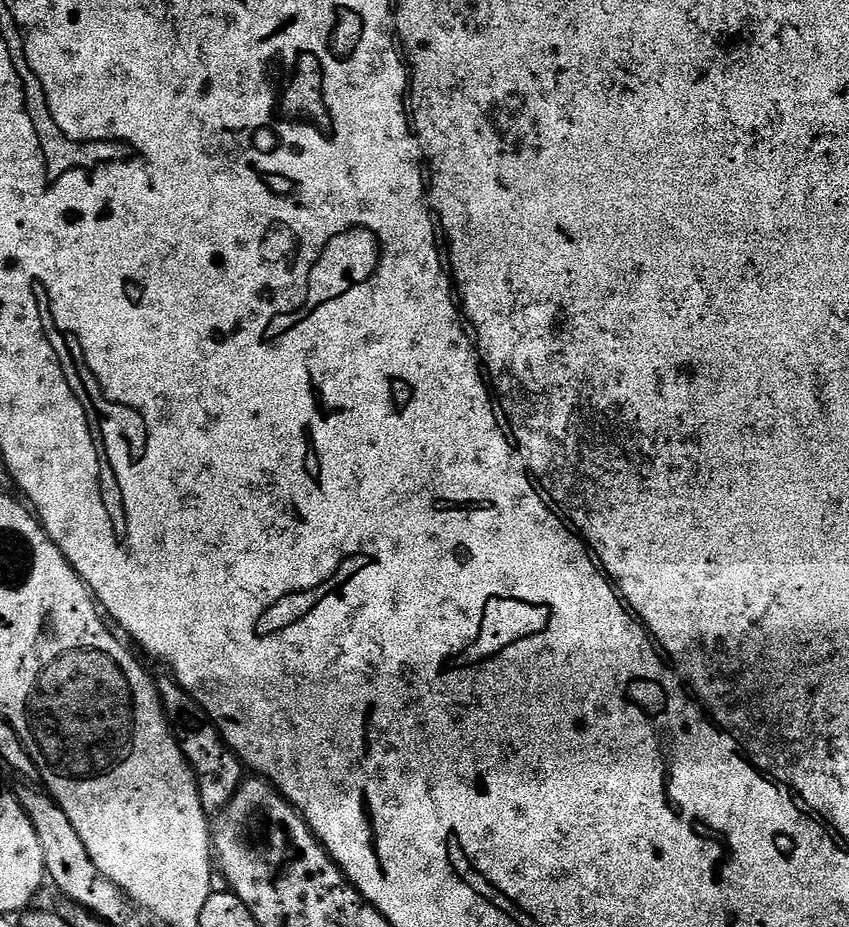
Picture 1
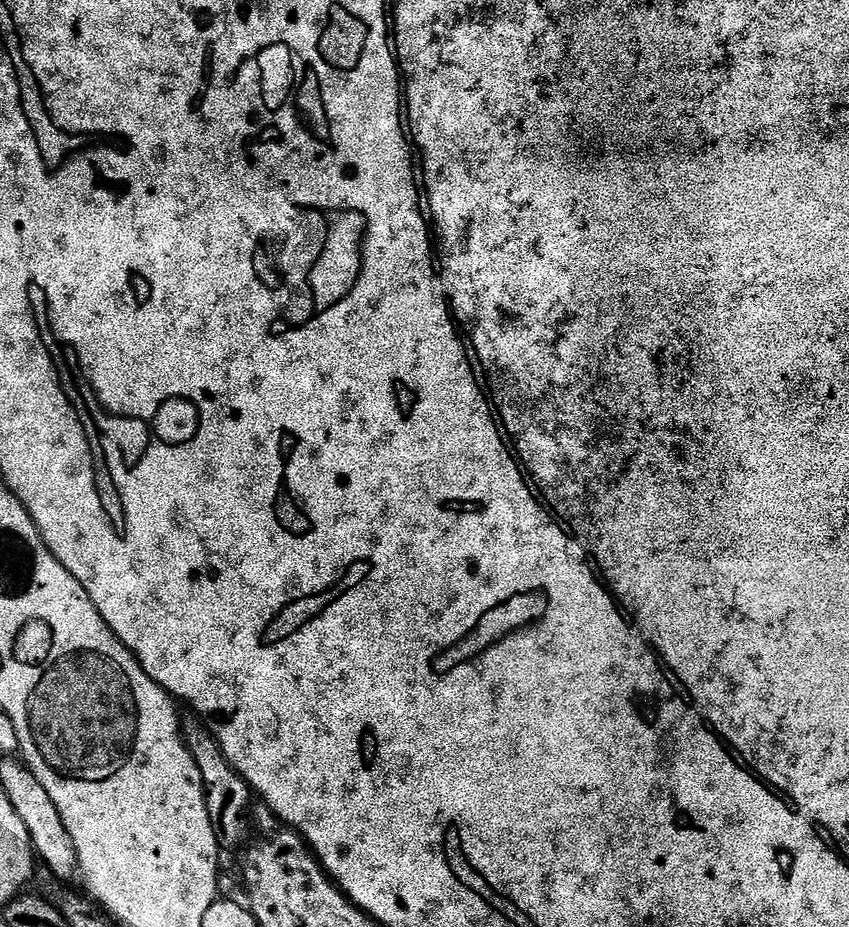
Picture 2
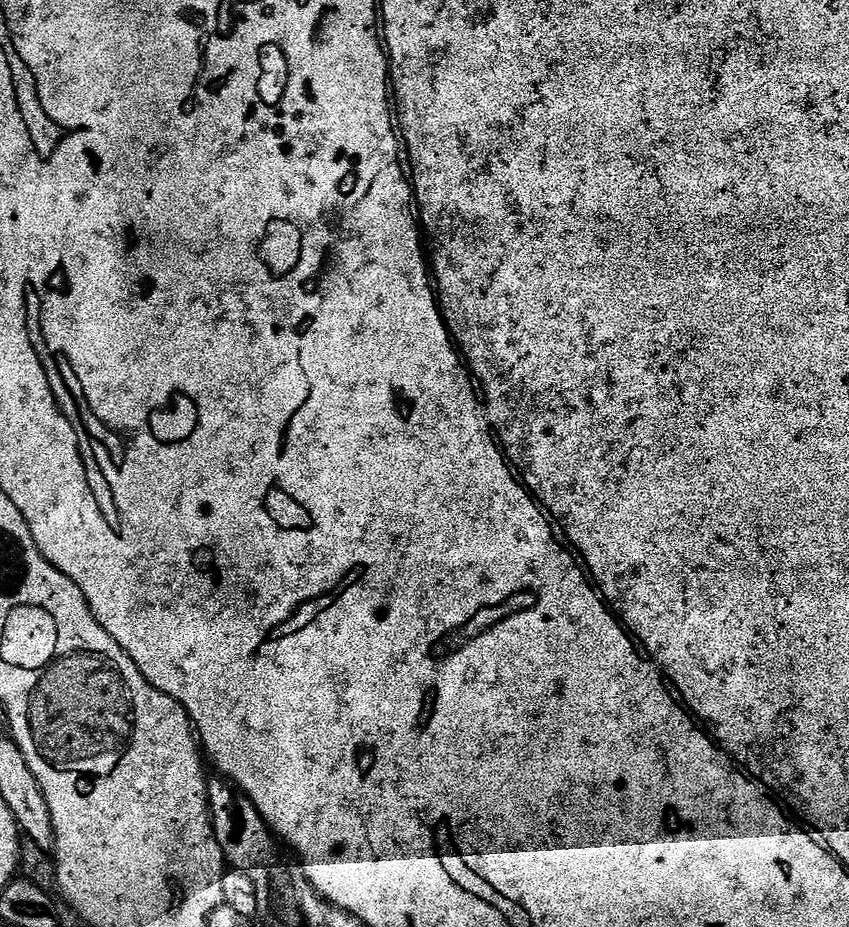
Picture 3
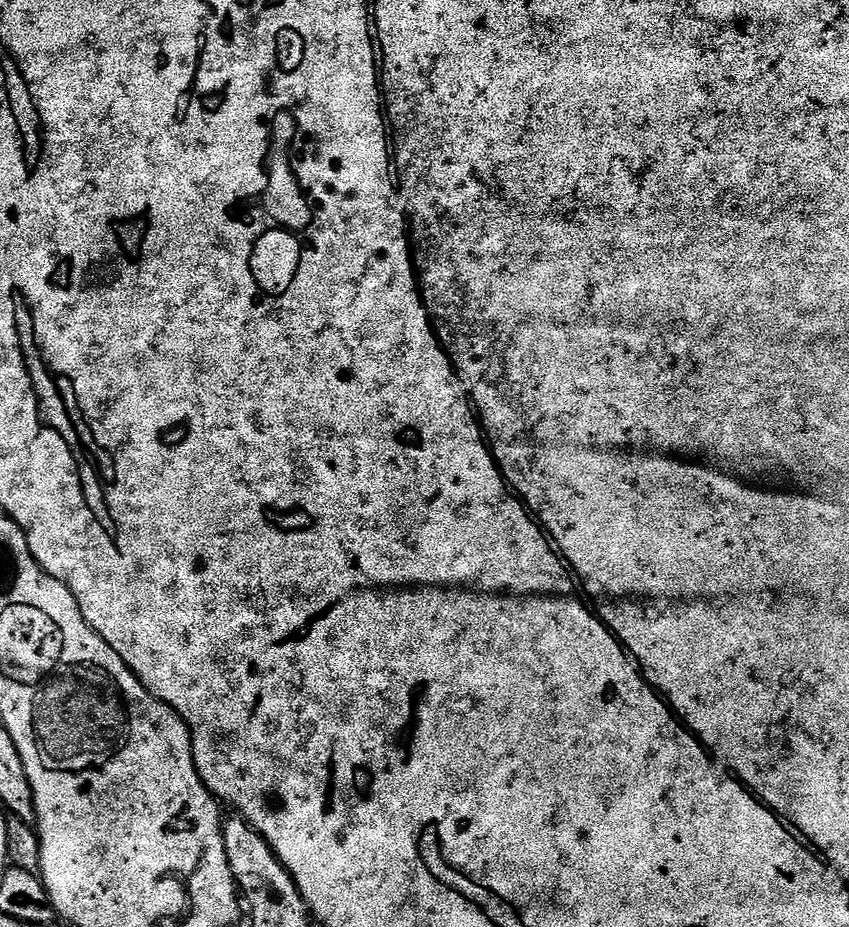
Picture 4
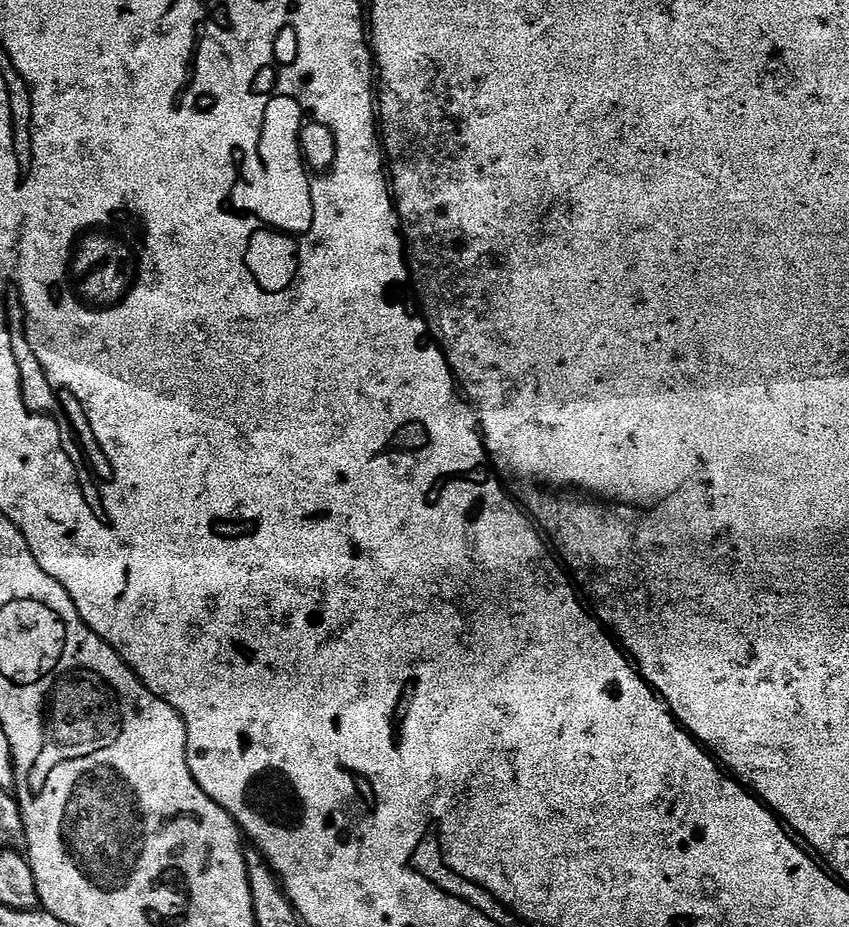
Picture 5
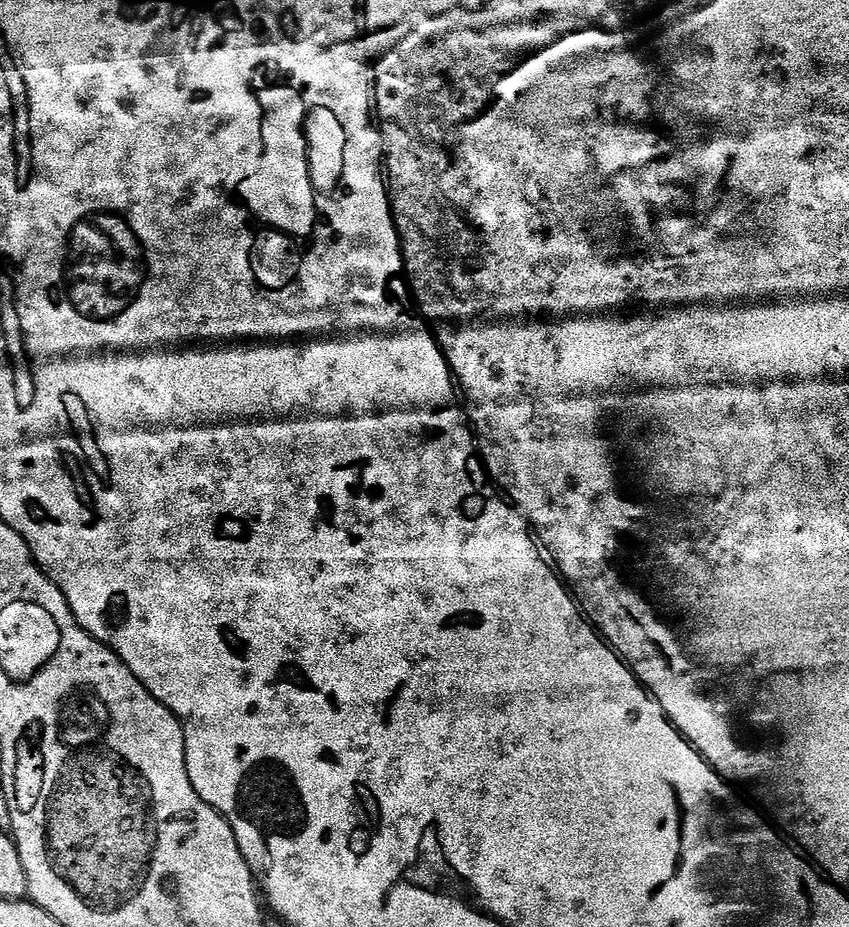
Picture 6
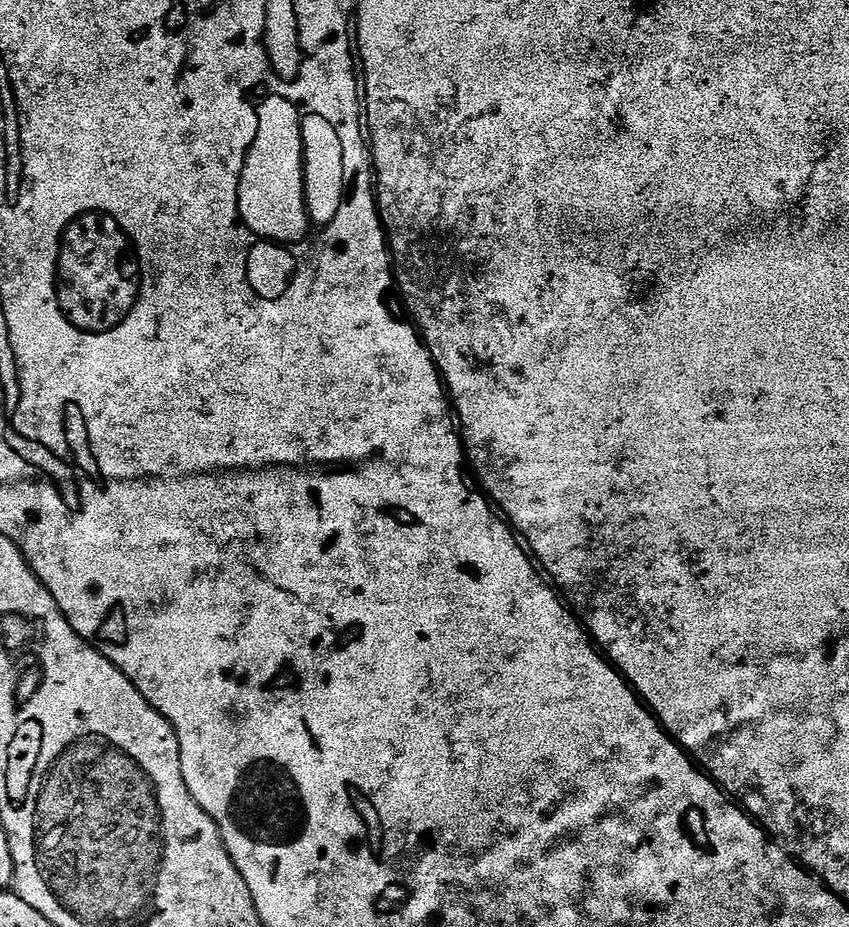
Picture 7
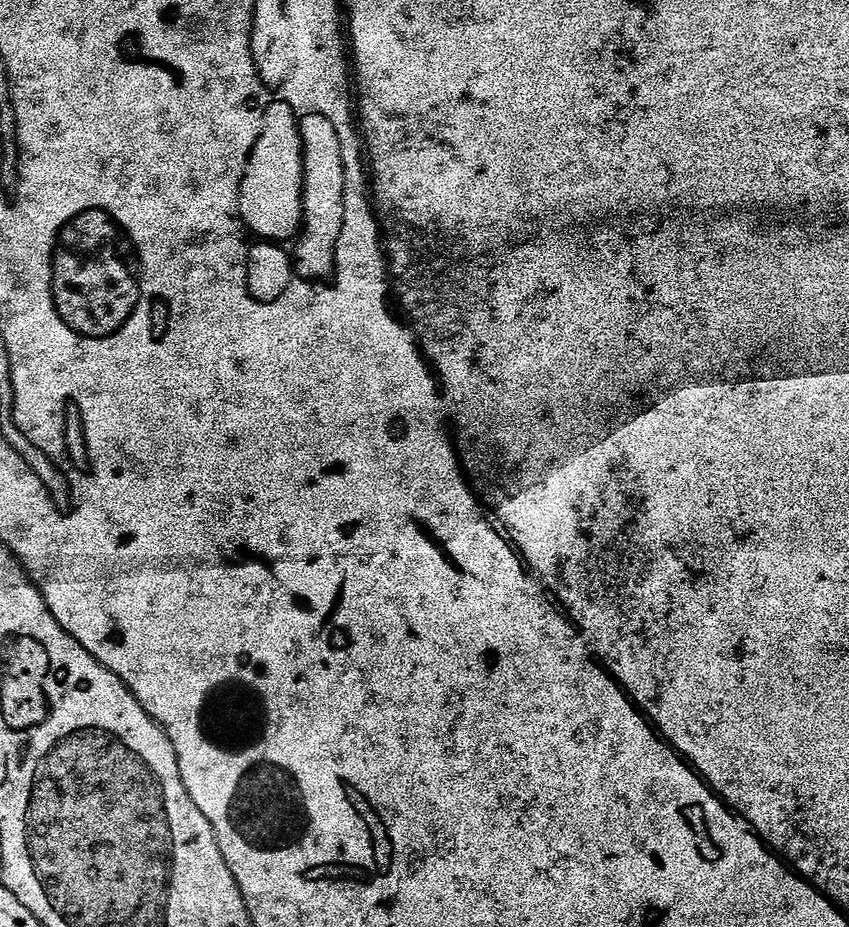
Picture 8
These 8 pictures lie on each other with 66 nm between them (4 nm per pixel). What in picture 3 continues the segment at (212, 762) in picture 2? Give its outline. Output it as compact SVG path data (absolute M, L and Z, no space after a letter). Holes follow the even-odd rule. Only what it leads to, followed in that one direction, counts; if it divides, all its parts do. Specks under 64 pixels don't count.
M224 778L208 780L208 813L212 815L212 829L218 838L225 861L240 872L248 875L256 887L256 904L260 908L272 908L276 900L272 895L284 888L284 876L276 865L276 844L274 833L268 823L258 814L254 802L245 796L235 784Z

